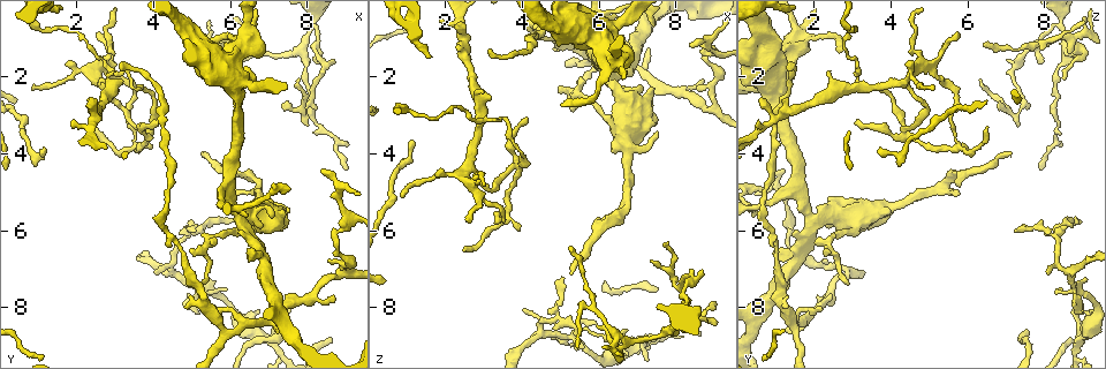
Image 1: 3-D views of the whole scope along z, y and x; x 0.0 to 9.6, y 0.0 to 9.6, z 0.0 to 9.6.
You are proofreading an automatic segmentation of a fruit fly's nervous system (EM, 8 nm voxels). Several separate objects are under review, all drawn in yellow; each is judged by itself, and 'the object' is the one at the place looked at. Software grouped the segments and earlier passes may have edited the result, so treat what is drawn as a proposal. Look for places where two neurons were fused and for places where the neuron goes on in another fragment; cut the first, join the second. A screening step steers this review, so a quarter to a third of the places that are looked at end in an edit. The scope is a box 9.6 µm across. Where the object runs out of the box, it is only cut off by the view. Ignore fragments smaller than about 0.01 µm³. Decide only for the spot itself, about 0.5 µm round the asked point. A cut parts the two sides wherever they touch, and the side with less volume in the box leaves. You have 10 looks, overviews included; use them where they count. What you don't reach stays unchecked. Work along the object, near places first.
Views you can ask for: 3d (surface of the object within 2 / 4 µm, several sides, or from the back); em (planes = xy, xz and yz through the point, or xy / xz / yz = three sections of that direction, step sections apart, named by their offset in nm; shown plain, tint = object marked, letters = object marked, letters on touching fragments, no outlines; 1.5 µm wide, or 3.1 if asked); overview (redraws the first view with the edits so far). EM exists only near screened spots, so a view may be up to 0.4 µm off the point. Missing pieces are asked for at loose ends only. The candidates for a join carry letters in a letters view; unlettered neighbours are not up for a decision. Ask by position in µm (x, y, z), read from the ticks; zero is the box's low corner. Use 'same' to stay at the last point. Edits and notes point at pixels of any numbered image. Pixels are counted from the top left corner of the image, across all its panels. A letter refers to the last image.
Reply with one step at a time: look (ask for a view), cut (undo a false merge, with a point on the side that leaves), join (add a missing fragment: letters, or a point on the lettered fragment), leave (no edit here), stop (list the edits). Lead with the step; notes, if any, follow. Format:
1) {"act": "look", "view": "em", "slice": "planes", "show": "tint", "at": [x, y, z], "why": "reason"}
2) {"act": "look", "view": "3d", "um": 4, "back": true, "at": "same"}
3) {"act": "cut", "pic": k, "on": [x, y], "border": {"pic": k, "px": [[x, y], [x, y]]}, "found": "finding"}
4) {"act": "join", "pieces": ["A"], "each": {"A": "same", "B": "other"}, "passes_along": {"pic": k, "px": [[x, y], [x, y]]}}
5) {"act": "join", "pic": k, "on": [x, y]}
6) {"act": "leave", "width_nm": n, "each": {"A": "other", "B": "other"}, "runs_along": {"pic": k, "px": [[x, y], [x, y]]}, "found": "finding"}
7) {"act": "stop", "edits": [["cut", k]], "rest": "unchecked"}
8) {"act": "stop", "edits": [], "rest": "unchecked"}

{"act": "look", "view": "3d", "um": 2, "at": [6.00, 5.30, 1.75], "why": "abrupt turn"}

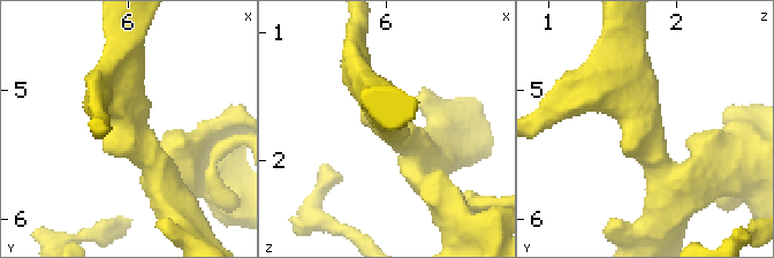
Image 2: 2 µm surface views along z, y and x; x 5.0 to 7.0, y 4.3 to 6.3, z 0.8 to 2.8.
{"act": "look", "view": "em", "slice": "xy", "step": 8, "show": "plain", "at": [6.02, 5.32, 1.74], "arms": 3, "arm_widths_nm": [200, 260, 300], "why": "now the EM"}

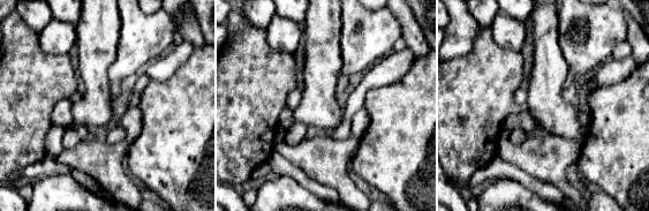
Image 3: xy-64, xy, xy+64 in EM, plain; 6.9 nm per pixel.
{"act": "look", "view": "em", "slice": "xy", "step": 8, "show": "letters", "at": "same"}

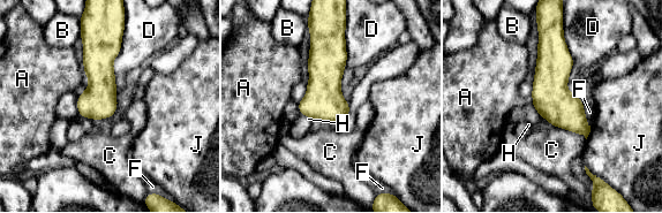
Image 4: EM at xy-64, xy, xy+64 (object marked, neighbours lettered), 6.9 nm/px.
{"act": "leave", "each": {"A": "other", "B": "other", "C": "other", "D": "other", "F": "other", "H": "other", "J": "other"}, "border": {"pic": 4, "px": [[531, 96], [533, 100], [531, 105]]}, "found": "continuous, no second neuron"}

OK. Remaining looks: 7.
{"act": "look", "view": "em", "slice": "planes", "show": "letters", "at": [7.50, 8.15, 8.75], "why": "branch stops here"}

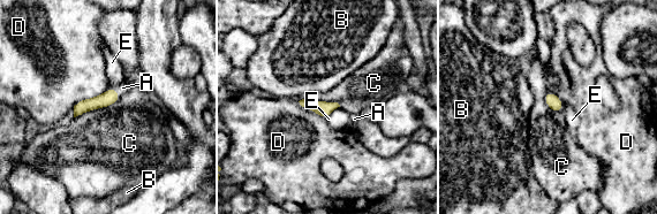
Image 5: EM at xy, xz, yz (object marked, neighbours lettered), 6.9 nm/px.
{"act": "join", "pic": 5, "on": [122, 88], "width_nm": 90, "each": {"A": "same", "B": "other", "C": "other", "D": "other", "E": "other"}, "passes_along": {"pic": 5, "px": [[111, 96], [116, 92], [122, 88]]}, "found": "the neuron continues"}

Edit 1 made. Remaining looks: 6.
{"act": "look", "view": "overview", "why": "see it whole again"}

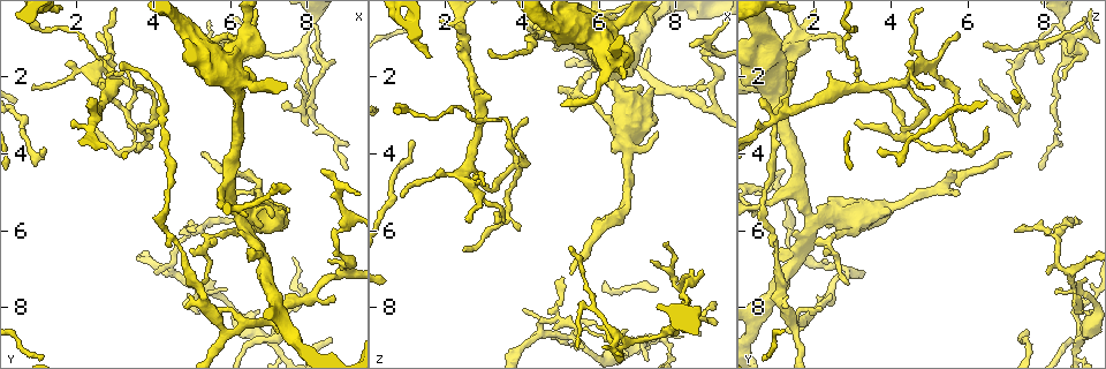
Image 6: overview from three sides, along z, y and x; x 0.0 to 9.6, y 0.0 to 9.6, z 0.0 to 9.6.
{"act": "look", "view": "em", "slice": "xy", "step": 8, "show": "tint", "at": [2.45, 3.30, 6.50], "why": "thin end"}

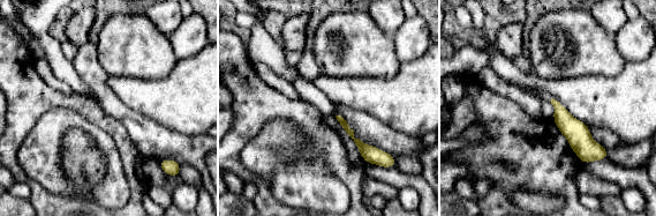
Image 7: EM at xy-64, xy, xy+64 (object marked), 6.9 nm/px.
{"act": "look", "view": "em", "slice": "planes", "show": "letters", "at": "same", "why": "another direction"}

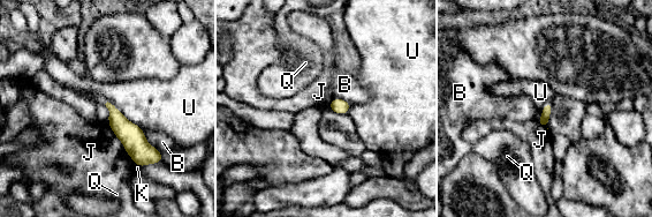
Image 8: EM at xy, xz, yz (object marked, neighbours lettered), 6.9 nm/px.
{"act": "leave", "each": {"B": "other", "J": "other", "K": "other", "Q": "other", "U": "other"}, "runs_along": {"pic": 8, "px": [[111, 107], [141, 151], [141, 162]]}, "found": "no lettered fragment goes on from it"}

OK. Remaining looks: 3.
{"act": "stop", "edits": [["join", 5]], "rest": "unchecked"}

